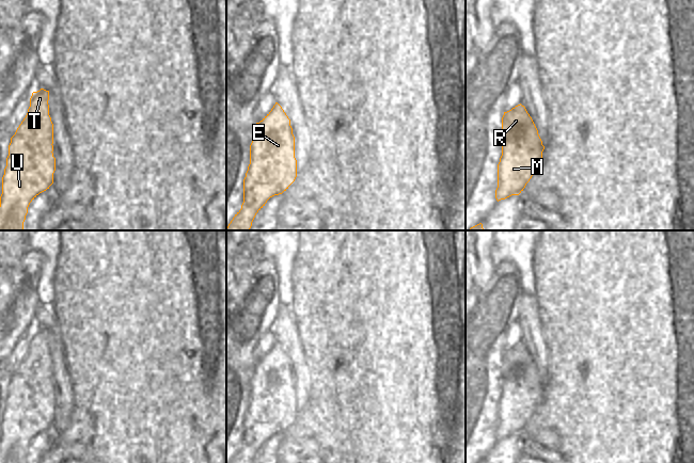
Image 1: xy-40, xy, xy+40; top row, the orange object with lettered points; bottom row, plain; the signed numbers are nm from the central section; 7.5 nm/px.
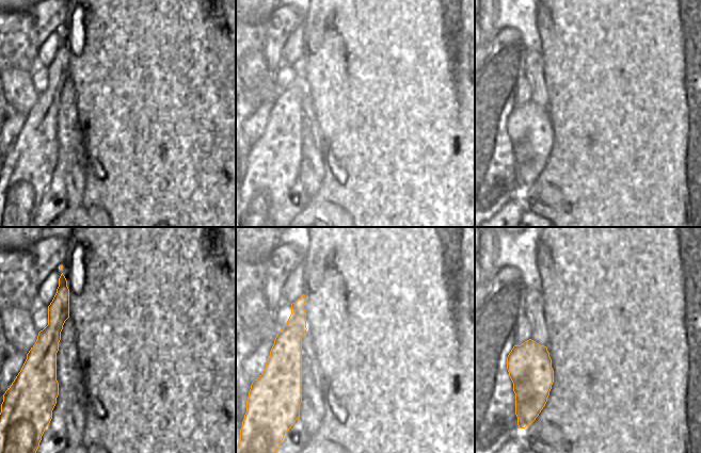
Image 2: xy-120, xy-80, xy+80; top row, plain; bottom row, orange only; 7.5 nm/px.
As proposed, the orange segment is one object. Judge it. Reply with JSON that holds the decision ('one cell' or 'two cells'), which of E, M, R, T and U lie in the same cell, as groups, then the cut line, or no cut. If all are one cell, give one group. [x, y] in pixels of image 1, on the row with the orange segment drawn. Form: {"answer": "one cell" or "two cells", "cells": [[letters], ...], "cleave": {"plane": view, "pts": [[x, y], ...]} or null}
{"answer": "two cells", "cells": [["E", "M", "T", "U"], ["R"]], "cleave": {"plane": "xy+40", "pts": [[502, 137], [524, 141], [526, 182]]}}

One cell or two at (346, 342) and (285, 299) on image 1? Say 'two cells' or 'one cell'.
two cells

